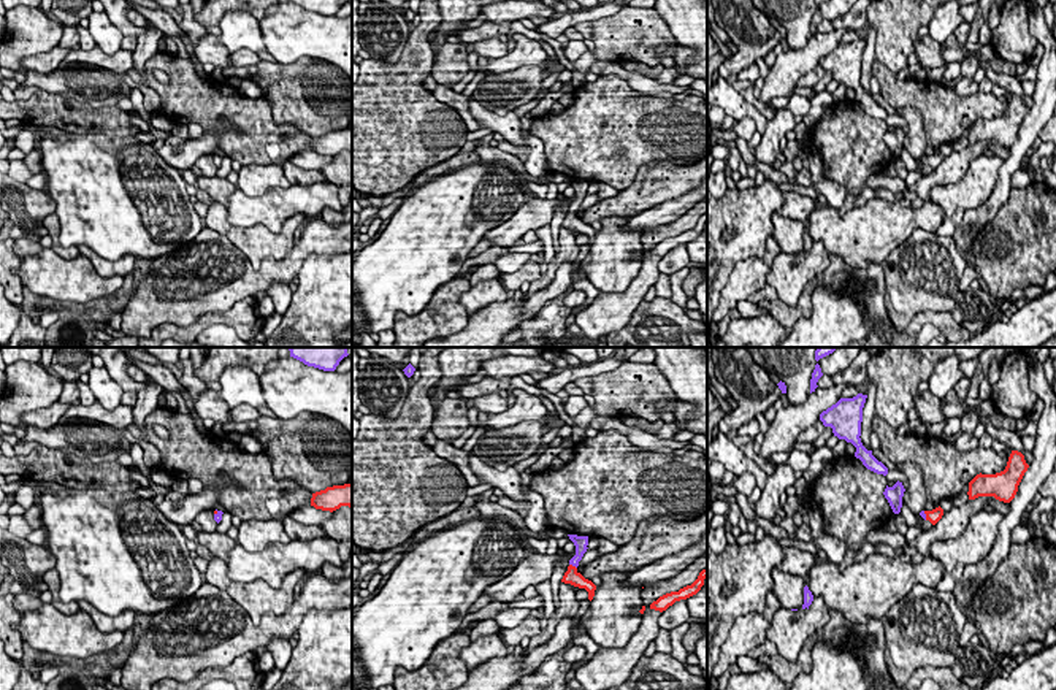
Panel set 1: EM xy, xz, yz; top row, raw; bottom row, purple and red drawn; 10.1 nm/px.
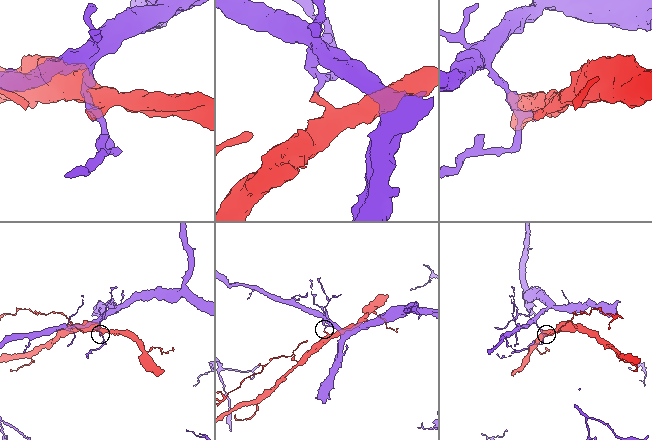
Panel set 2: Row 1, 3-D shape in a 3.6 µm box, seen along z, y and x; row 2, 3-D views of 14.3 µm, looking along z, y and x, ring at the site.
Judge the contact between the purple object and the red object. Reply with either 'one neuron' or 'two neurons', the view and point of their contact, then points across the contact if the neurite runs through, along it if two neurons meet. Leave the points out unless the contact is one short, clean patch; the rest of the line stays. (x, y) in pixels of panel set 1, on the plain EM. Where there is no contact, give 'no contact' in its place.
two neurons; contact xz (573, 210); border xz (570, 208), (576, 213)

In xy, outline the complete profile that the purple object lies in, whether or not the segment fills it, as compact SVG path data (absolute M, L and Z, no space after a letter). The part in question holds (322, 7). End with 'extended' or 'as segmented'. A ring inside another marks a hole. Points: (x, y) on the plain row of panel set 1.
M290 0L308 11L314 11L323 16L335 16L339 6L347 0Z | as segmented

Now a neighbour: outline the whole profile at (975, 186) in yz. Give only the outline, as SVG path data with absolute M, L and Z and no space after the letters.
M997 154L978 155L958 182L932 187L929 198L943 209L945 217L951 217L958 208L978 208L991 197L1002 163Z

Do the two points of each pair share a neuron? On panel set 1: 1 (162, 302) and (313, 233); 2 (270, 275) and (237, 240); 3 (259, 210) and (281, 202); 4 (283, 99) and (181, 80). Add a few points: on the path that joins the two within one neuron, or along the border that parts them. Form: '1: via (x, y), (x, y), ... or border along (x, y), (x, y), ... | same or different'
1: via (202, 298), (218, 297), (279, 270) | same
2: border along (294, 248), (257, 268), (248, 262) | different
3: via (264, 210), (276, 206) | same
4: border along (262, 94), (268, 102), (271, 118), (283, 124) | different

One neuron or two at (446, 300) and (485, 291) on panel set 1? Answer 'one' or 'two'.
one

